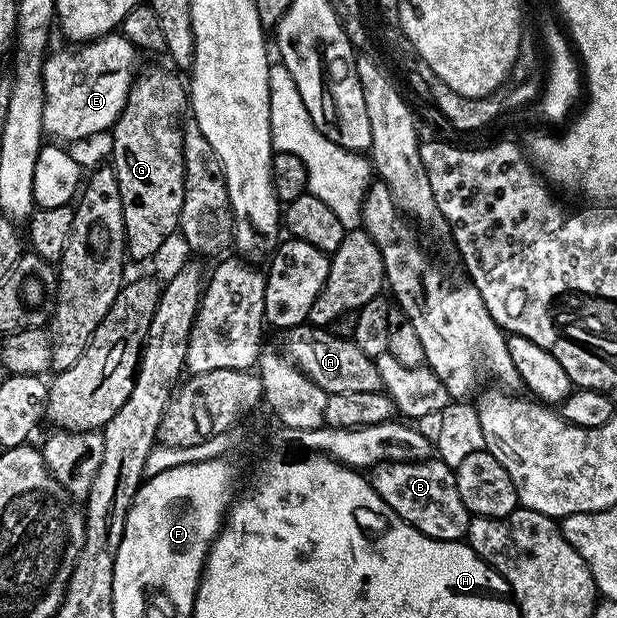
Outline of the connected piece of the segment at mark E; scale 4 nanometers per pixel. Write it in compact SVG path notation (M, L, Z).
M120 33L100 35L98 39L70 47L73 47L70 51L57 51L54 55L52 52L41 70L45 86L43 132L50 140L65 145L76 139L89 139L100 131L108 132L123 113L123 105L139 71L138 50Z

